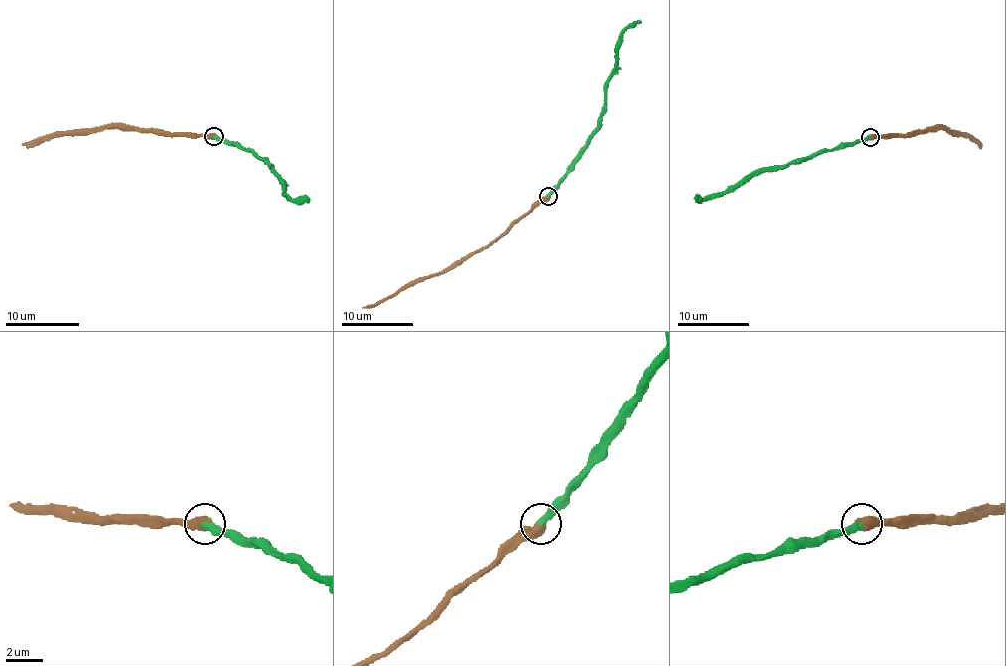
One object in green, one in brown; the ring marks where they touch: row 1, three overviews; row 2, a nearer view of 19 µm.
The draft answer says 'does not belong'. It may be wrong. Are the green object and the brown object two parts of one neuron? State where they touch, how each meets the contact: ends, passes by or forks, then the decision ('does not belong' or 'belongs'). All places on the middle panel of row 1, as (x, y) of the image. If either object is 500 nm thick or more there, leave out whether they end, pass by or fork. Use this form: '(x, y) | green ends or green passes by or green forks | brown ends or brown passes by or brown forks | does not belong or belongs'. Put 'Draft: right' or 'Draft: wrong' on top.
Draft: wrong
(548, 196) | belongs

